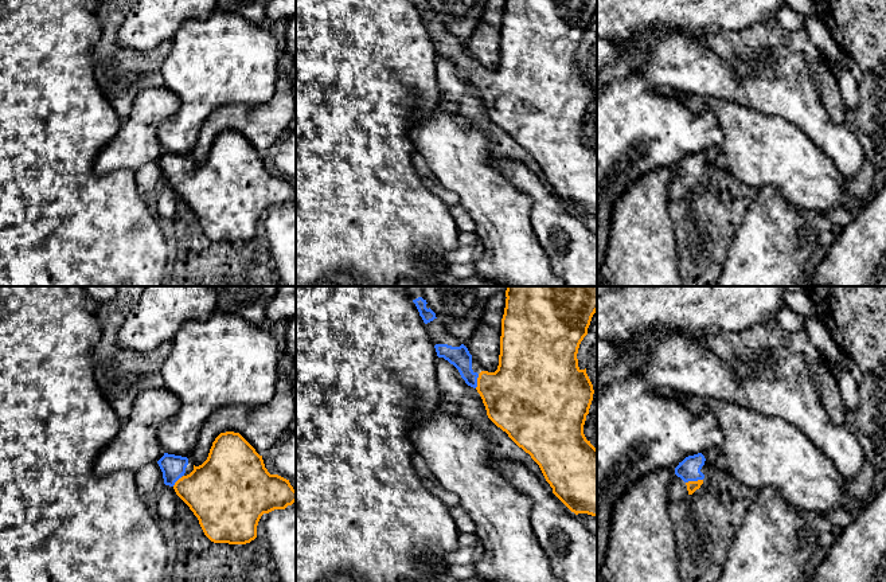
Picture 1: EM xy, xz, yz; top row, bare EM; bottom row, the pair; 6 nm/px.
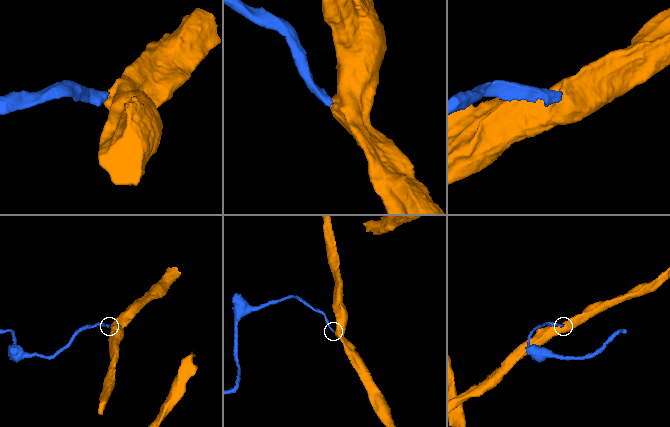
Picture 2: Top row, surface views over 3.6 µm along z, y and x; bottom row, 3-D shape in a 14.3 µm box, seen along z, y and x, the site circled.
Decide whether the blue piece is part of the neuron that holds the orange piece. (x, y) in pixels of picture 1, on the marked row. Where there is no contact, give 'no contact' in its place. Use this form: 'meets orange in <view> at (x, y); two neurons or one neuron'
meets orange in yz at (694, 481); one neuron

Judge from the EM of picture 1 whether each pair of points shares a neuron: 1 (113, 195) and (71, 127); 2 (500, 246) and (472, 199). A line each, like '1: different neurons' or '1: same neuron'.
1: same neuron
2: same neuron

